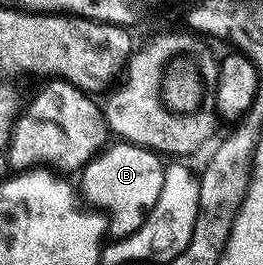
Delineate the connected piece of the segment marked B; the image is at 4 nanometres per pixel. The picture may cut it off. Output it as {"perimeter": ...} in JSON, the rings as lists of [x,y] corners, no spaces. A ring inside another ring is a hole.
{"perimeter":[[[119,139],[114,143],[100,149],[83,166],[81,193],[90,206],[105,211],[109,218],[110,232],[120,238],[137,231],[137,227],[141,227],[145,211],[157,203],[157,195],[161,195],[161,183],[165,183],[165,161],[160,154],[151,149],[142,149],[129,141]]]}

